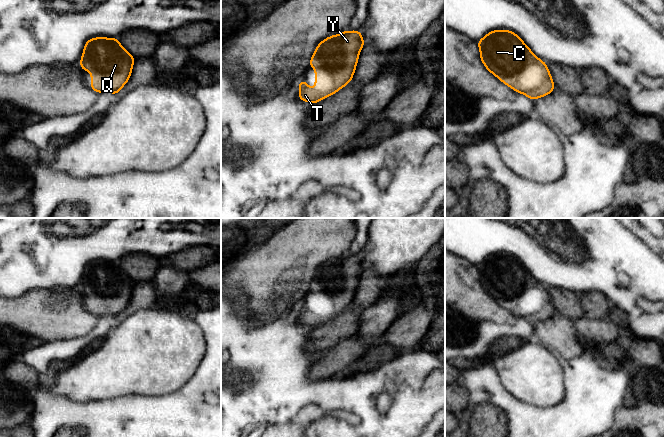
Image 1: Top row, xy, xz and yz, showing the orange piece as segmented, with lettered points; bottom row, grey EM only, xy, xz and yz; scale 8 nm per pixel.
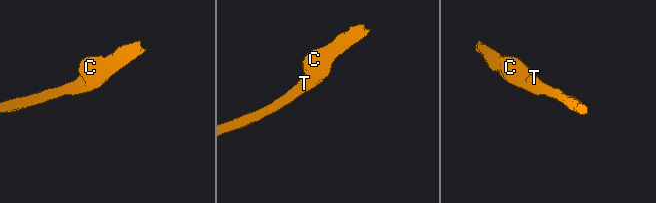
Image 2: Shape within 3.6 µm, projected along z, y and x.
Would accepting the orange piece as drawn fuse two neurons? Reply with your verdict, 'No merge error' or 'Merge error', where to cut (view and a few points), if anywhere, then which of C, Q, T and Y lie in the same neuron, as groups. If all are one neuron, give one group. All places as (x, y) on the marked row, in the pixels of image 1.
No merge error. No split. Groups: C Q T Y

